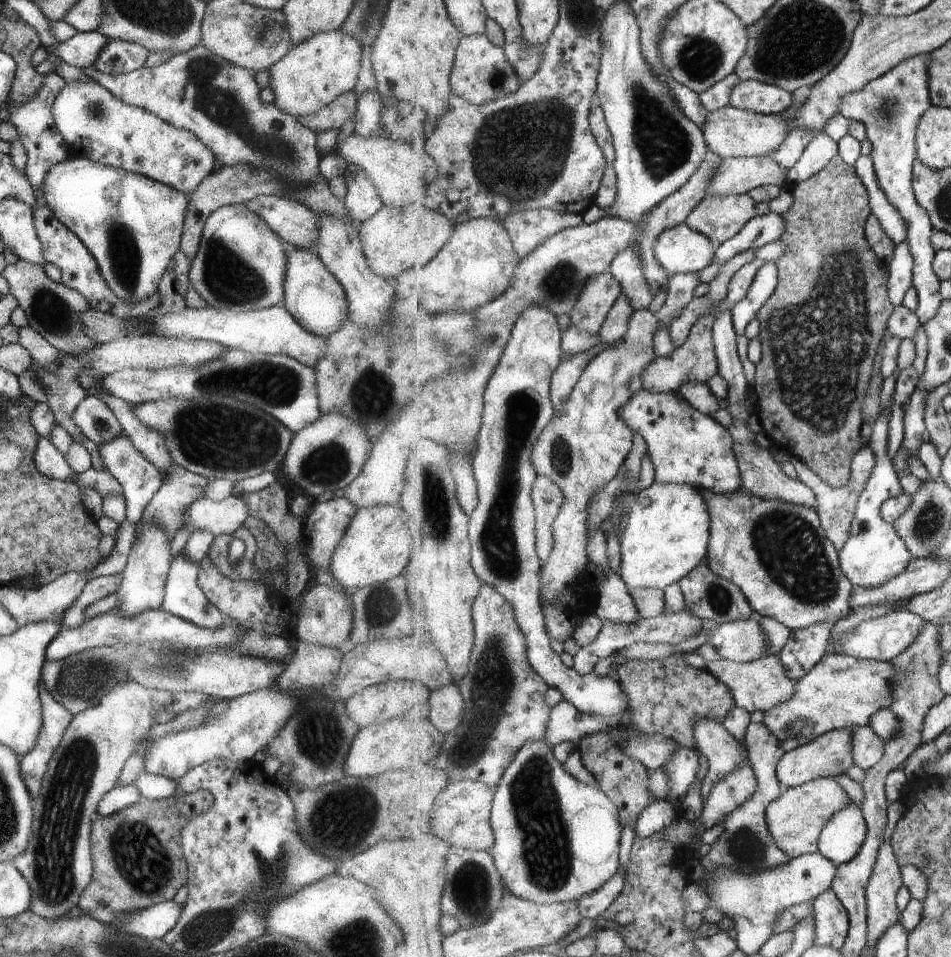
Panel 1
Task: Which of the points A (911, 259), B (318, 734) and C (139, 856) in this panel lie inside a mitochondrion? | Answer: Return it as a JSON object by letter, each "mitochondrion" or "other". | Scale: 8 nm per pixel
{"A":"other","B":"mitochondrion","C":"mitochondrion"}

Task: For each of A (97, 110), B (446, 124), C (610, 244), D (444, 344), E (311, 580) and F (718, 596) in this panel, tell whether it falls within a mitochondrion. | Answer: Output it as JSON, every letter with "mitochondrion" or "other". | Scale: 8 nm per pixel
{"A":"mitochondrion","B":"other","C":"other","D":"mitochondrion","E":"other","F":"mitochondrion"}

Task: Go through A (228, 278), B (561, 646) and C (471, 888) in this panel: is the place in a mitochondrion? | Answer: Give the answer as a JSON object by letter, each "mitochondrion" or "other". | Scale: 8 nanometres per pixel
{"A":"mitochondrion","B":"other","C":"mitochondrion"}

